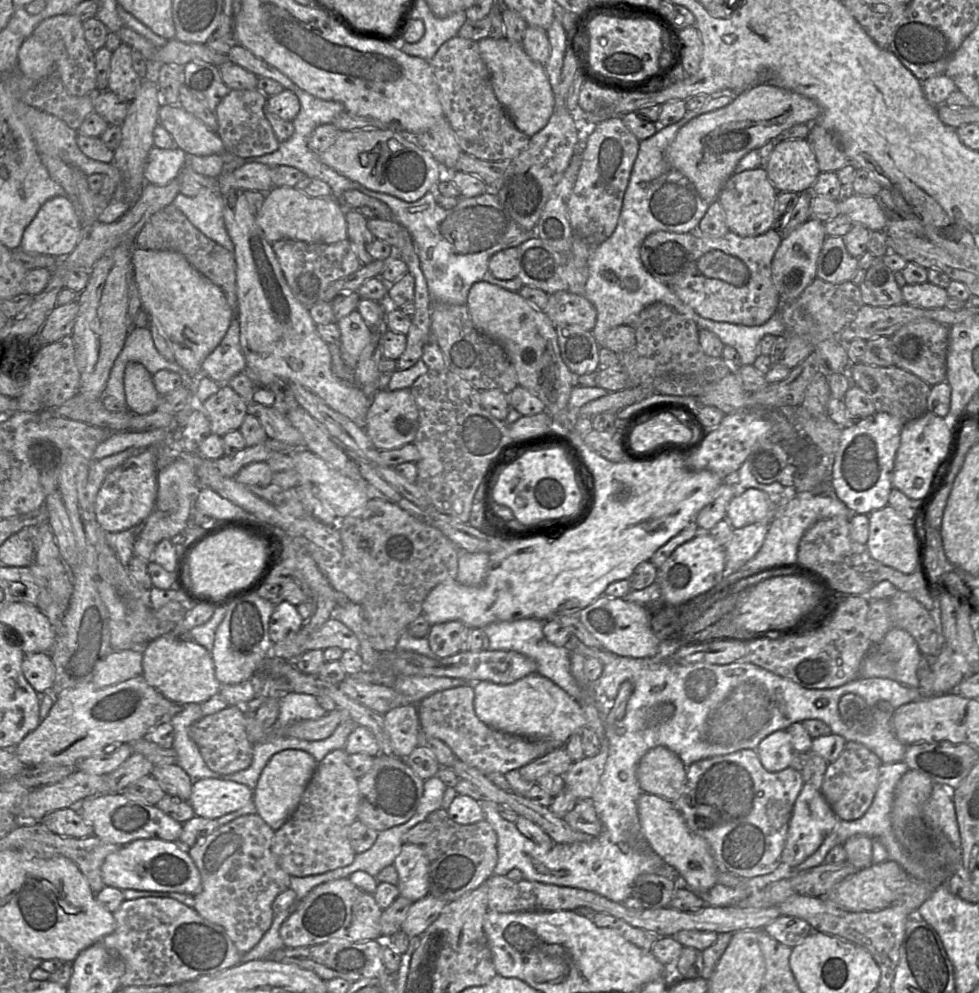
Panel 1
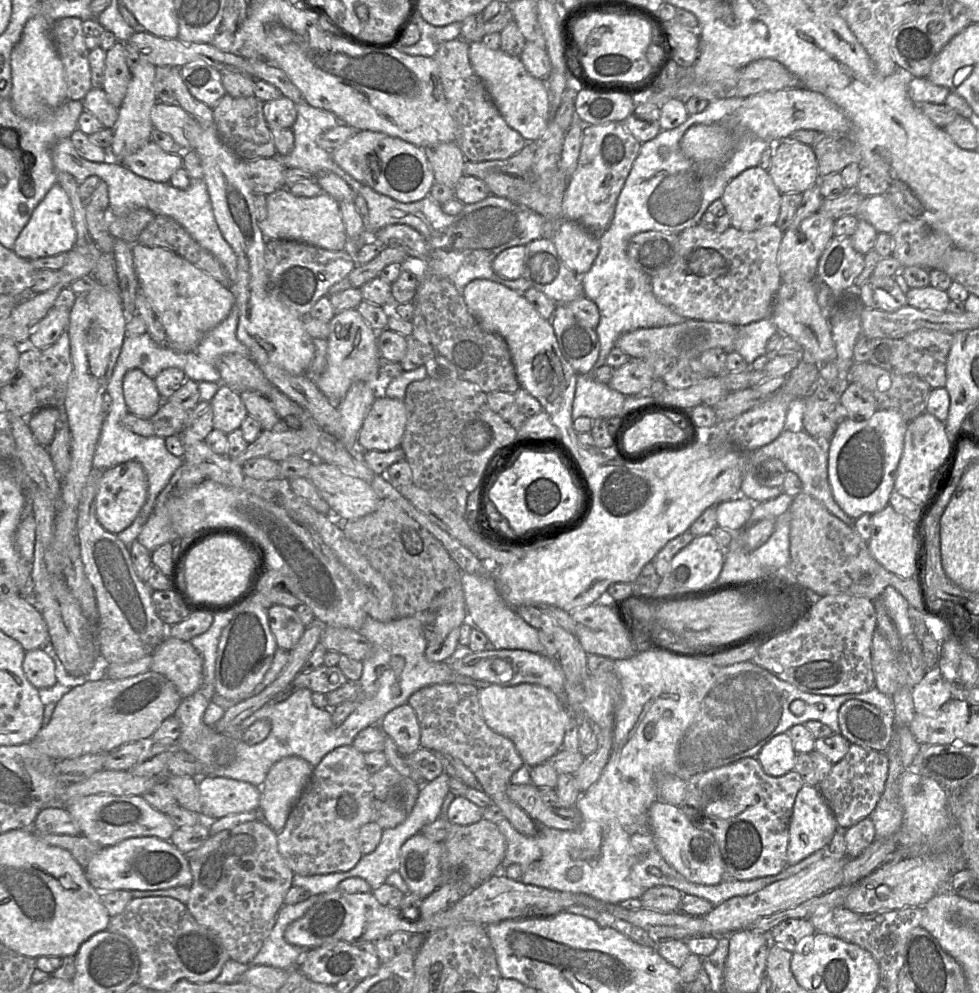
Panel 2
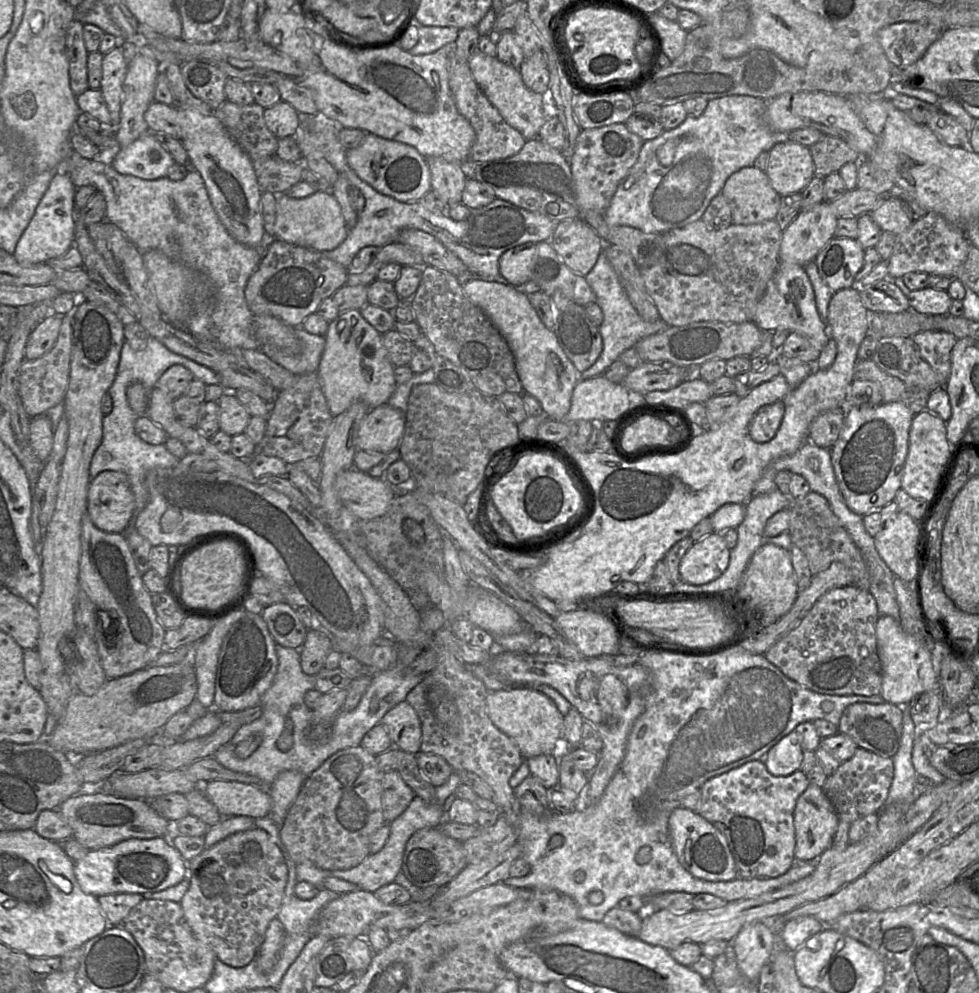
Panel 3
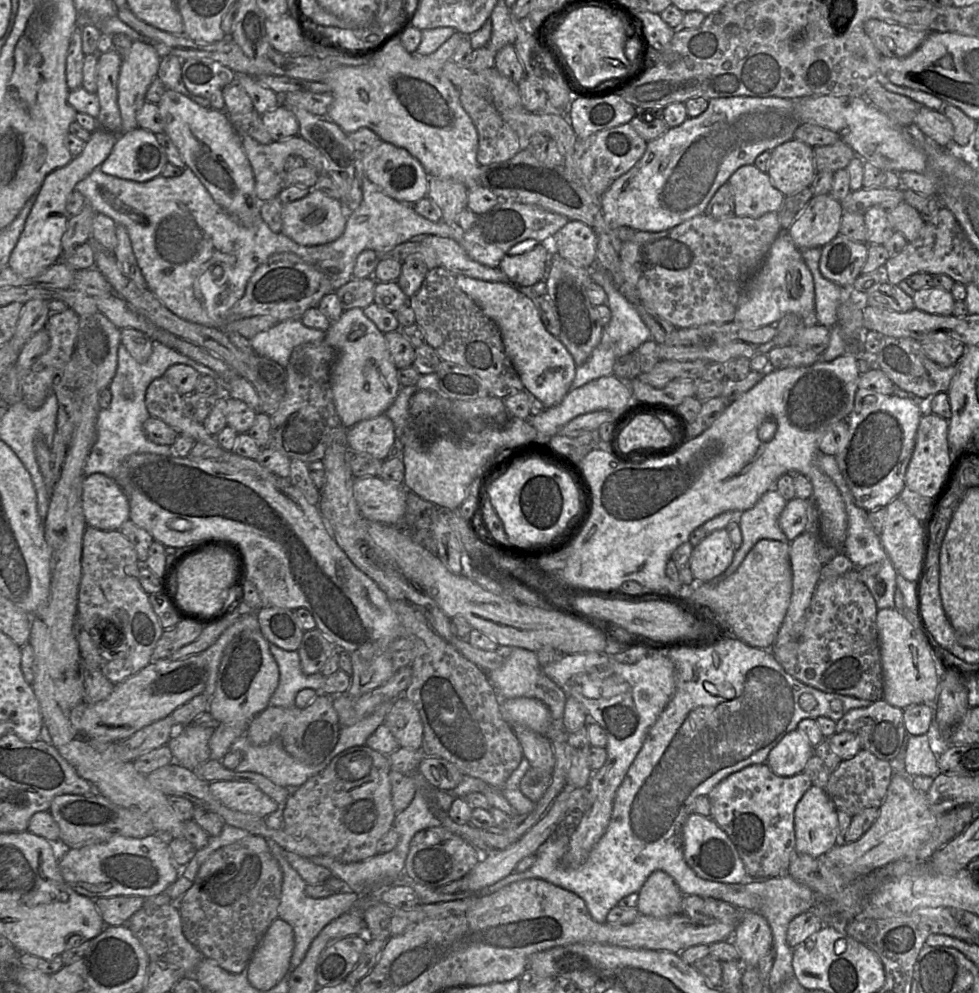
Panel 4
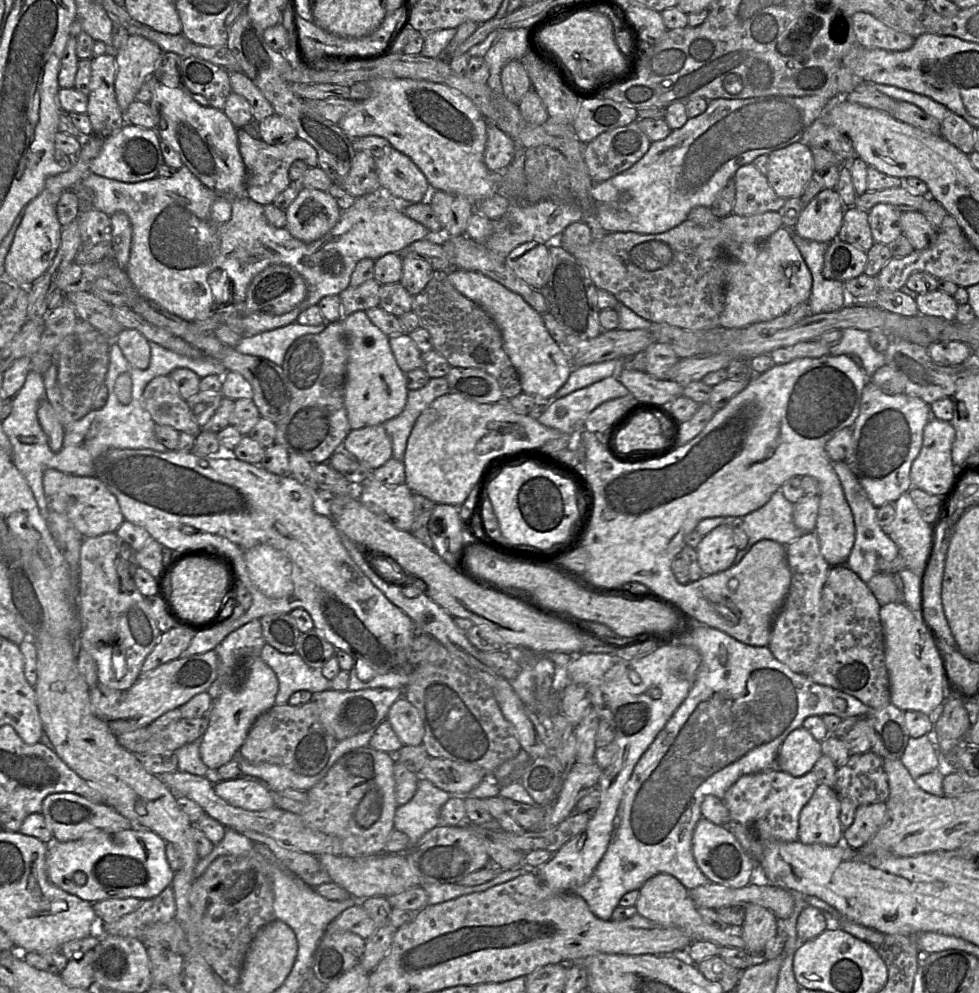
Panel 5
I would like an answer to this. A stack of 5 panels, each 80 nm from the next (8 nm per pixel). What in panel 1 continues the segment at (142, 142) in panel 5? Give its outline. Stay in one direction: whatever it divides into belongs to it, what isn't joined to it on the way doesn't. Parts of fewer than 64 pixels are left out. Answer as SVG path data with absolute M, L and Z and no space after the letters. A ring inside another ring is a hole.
M154 146L147 157L144 176L148 184L164 186L177 178L180 171L187 165L186 154L179 147L161 149Z

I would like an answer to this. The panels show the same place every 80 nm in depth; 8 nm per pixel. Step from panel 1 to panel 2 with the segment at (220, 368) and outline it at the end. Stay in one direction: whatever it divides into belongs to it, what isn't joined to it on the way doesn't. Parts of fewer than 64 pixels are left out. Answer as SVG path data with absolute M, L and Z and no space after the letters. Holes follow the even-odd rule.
M234 304L228 316L201 340L195 350L198 357L216 367L216 361L224 354L249 356L249 349L237 338L238 322L239 310Z

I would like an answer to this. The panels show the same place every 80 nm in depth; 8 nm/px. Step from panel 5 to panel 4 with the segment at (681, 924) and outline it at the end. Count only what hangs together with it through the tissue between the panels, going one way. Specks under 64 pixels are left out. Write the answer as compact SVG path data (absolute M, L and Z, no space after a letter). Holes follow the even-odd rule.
M654 871L638 891L637 910L641 915L669 917L682 913L684 894L666 872Z

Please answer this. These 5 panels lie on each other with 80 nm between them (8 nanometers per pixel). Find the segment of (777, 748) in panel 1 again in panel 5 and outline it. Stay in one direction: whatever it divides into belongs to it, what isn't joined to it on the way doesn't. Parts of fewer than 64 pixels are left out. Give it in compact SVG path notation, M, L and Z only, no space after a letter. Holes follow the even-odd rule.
M801 726L793 730L782 742L775 766L794 777L801 777L813 769L821 755L821 741L816 740Z

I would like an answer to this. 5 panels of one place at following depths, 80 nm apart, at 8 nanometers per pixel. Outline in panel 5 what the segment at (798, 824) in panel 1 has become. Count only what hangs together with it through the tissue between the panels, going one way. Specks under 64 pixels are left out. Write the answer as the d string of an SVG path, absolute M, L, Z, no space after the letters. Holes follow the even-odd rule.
M819 784L799 816L798 841L803 844L842 844L840 797L833 787Z

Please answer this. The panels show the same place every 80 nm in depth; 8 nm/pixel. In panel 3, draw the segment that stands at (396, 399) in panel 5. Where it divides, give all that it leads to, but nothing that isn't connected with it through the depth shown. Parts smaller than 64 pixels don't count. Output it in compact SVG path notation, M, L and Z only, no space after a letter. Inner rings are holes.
M354 309L340 312L329 322L316 374L333 417L357 401L363 402L368 409L386 404L397 386L394 366L381 334Z

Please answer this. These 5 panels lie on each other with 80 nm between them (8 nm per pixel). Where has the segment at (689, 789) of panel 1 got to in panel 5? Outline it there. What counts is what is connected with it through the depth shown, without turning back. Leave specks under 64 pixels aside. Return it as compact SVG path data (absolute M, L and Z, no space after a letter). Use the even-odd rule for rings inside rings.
M777 768L741 776L725 793L722 801L729 811L729 822L726 827L739 842L744 851L754 862L754 870L758 867L763 847L769 841L793 842L798 840L798 821L802 808L812 797L819 782L810 771L801 777L794 777Z

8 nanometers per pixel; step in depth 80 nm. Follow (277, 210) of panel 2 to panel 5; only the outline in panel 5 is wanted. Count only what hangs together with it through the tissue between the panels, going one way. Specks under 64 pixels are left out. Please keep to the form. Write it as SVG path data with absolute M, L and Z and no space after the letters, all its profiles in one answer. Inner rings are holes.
M299 187L297 197L285 212L285 228L294 238L310 243L333 229L342 210L327 191Z

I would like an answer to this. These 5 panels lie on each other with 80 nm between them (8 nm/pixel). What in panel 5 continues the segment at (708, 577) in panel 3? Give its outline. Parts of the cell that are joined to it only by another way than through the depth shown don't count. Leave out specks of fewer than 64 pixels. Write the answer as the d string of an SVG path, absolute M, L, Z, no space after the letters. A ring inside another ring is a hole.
M728 524L714 528L703 537L696 552L704 575L709 576L729 569L738 553L732 528Z

